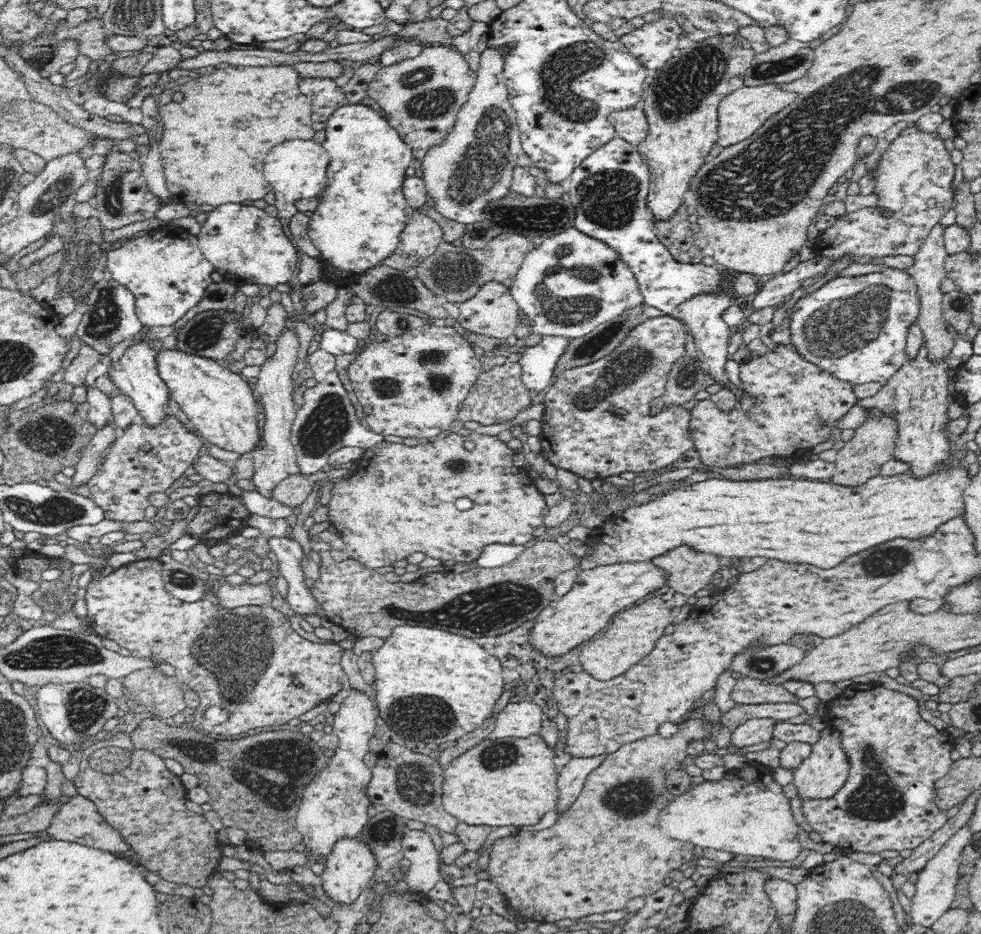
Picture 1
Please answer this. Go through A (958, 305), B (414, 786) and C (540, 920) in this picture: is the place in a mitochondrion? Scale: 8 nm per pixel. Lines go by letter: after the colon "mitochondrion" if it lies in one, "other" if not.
A: mitochondrion
B: mitochondrion
C: other

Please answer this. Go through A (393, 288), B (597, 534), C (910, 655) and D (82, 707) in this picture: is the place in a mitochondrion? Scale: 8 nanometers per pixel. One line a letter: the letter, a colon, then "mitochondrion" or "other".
A: mitochondrion
B: other
C: other
D: mitochondrion

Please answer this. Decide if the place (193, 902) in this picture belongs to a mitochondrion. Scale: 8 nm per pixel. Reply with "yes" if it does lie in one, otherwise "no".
no

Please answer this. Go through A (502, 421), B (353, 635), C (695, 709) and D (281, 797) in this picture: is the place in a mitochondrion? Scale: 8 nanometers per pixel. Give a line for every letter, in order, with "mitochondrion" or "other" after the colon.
A: other
B: other
C: other
D: other

